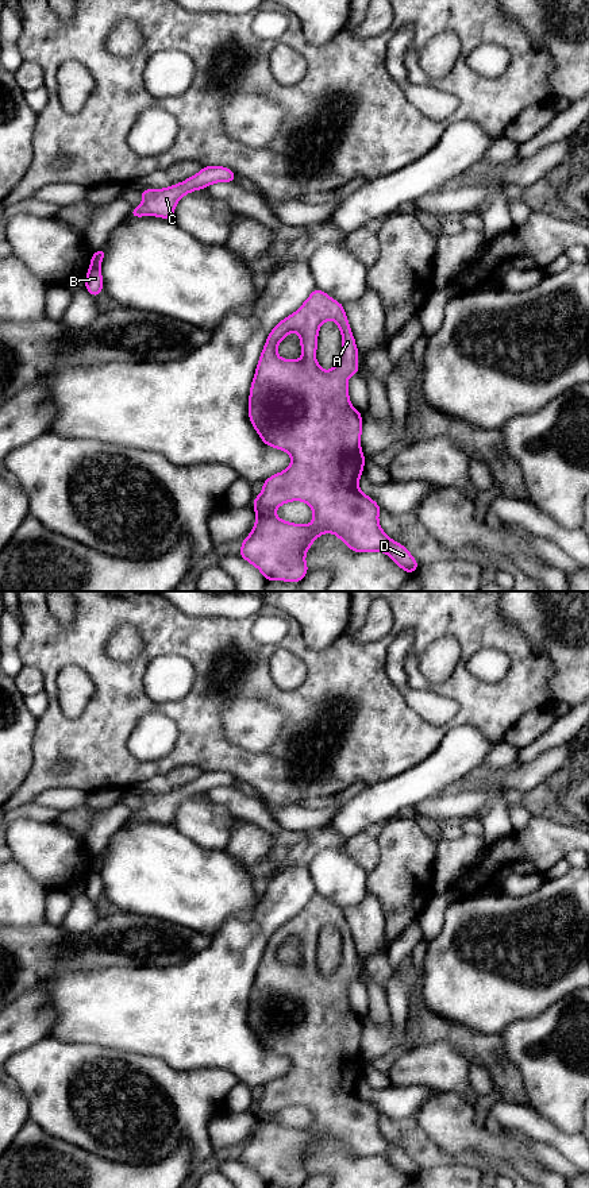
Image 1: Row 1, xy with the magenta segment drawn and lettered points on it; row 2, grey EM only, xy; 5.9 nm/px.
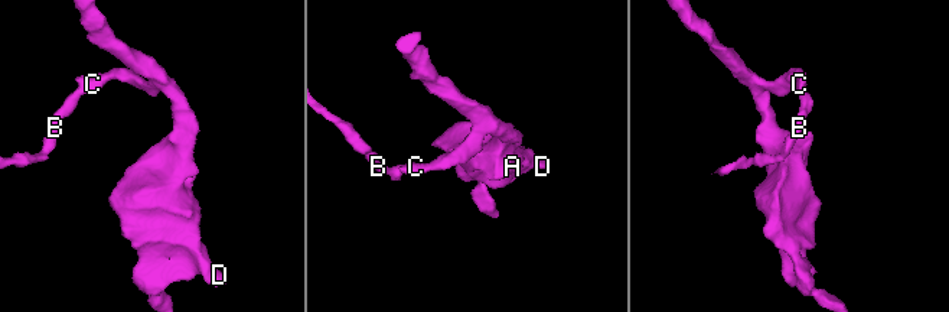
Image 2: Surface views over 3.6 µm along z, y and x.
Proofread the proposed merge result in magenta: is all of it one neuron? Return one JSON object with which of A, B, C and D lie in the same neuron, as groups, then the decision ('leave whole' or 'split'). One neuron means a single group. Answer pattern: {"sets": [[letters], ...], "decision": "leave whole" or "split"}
{"sets": [["A", "C", "D"], ["B"]], "decision": "split"}

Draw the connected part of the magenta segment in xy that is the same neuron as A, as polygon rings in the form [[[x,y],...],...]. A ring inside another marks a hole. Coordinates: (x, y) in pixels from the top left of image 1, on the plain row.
[[[319,892],[294,918],[281,925],[266,944],[250,992],[249,1025],[262,1046],[288,1057],[292,1068],[262,1088],[262,1098],[253,1107],[257,1126],[239,1156],[246,1166],[262,1177],[265,1185],[300,1188],[309,1176],[305,1158],[323,1138],[335,1138],[353,1157],[385,1157],[405,1179],[419,1172],[409,1156],[382,1135],[378,1127],[380,1110],[358,1091],[366,1065],[361,1053],[362,1021],[353,1012],[347,992],[349,983],[357,977],[358,953],[344,911]],[[327,925],[334,925],[342,938],[342,956],[330,976],[316,967],[319,933]],[[289,937],[300,940],[303,961],[299,965],[278,961],[278,949]],[[290,1106],[311,1111],[313,1120],[309,1130],[277,1122],[277,1112]]]

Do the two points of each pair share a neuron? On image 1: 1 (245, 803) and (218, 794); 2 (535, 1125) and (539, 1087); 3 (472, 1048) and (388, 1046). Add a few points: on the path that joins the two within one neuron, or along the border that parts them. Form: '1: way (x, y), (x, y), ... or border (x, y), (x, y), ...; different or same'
1: way (238, 803), (224, 795); same
2: border (531, 1104), (561, 1129); different
3: way (451, 1034), (424, 1034), (408, 1040); same

